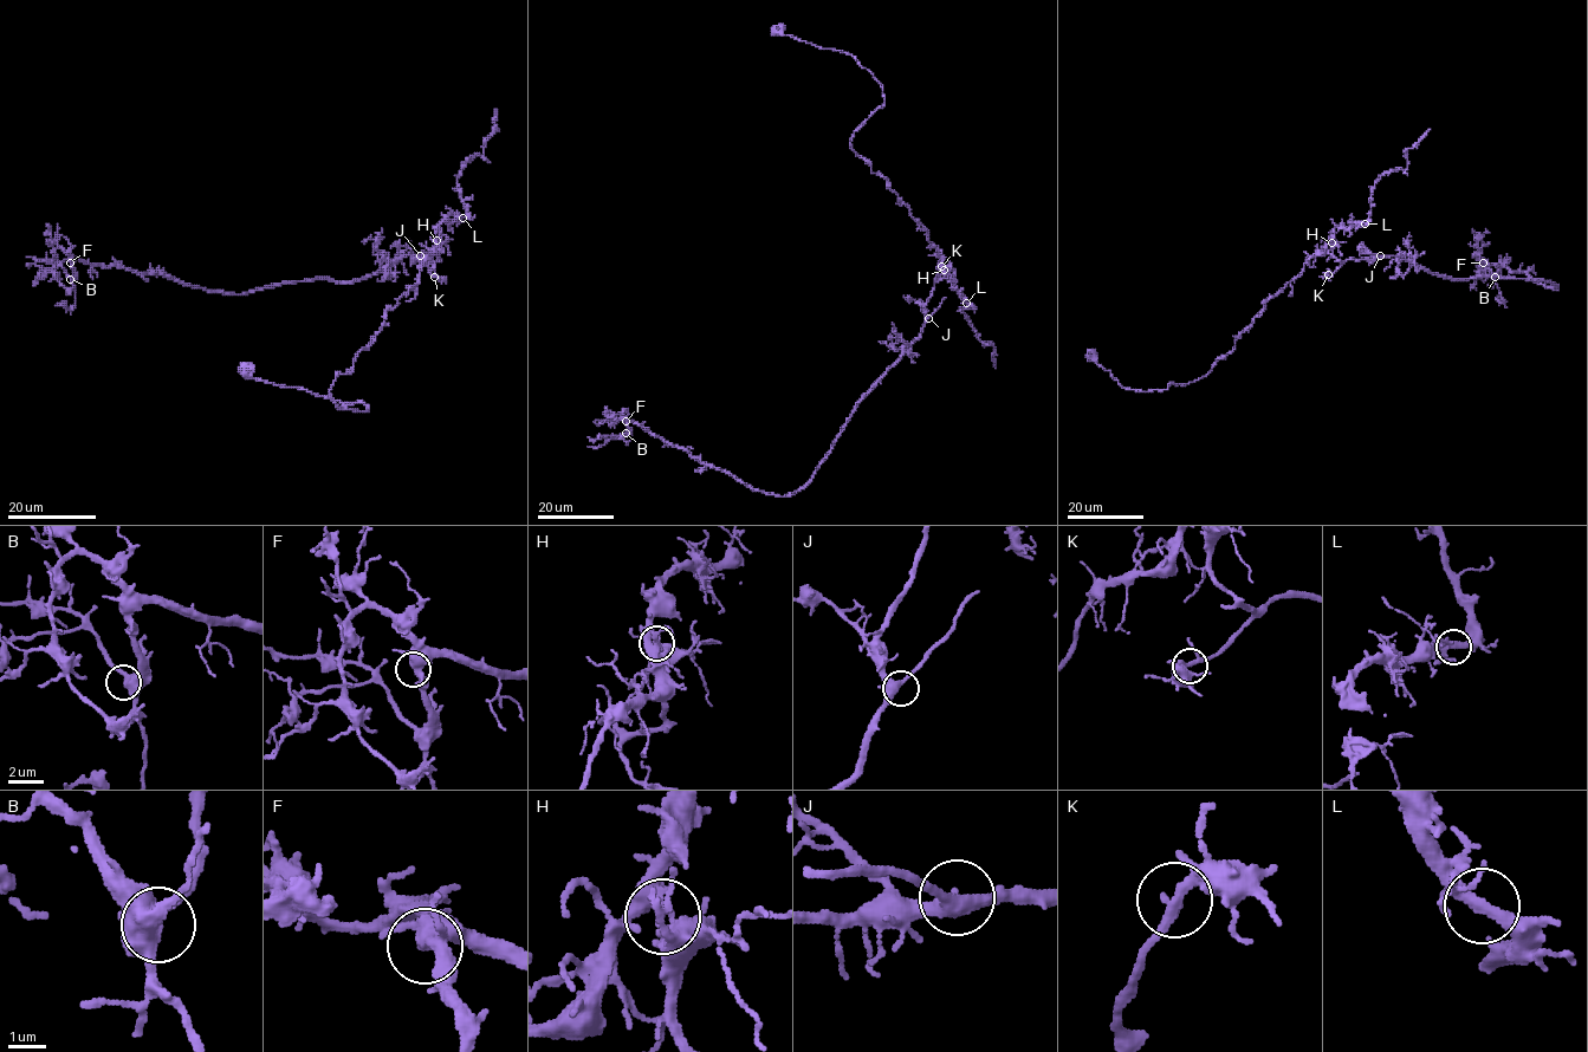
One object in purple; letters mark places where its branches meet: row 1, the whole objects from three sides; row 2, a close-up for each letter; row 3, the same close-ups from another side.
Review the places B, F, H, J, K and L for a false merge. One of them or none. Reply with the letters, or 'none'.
H

